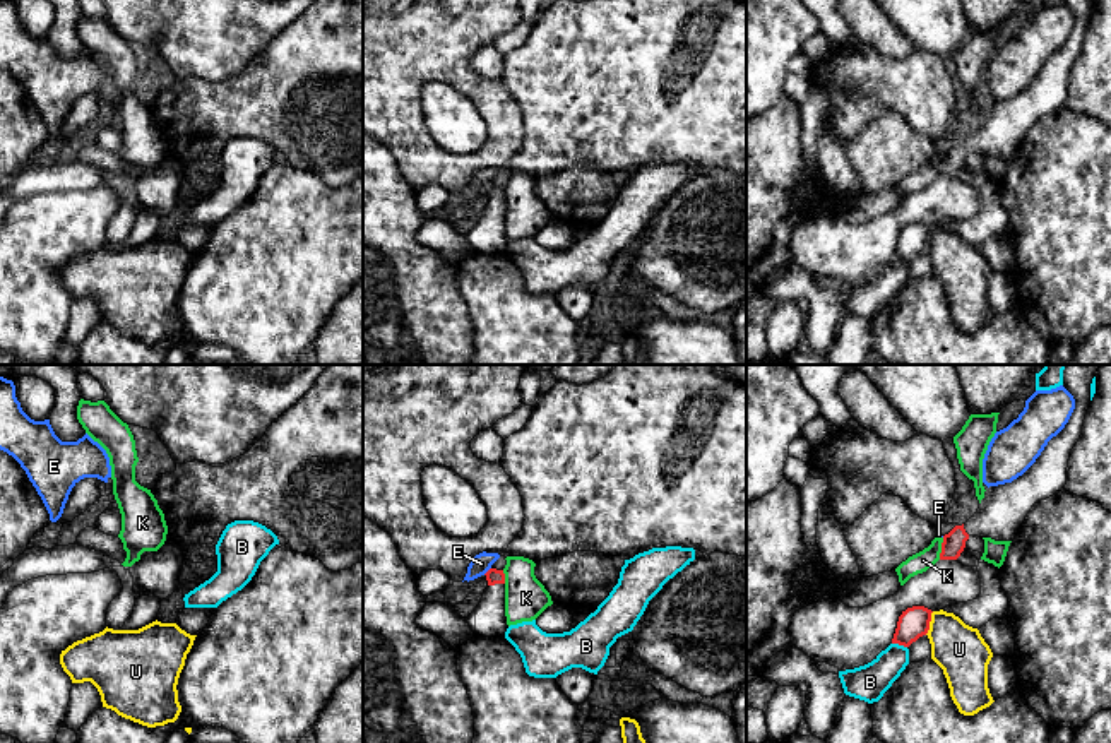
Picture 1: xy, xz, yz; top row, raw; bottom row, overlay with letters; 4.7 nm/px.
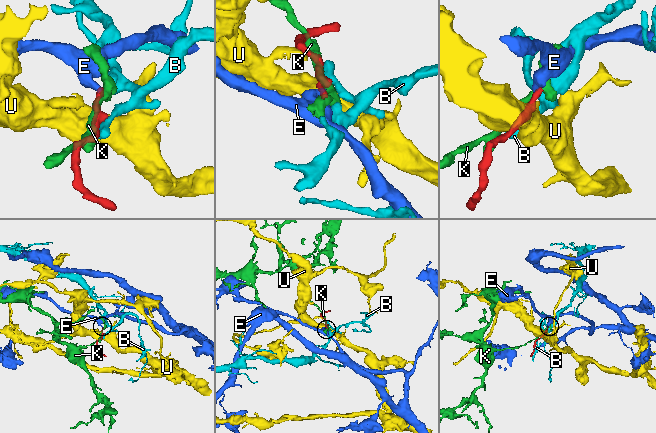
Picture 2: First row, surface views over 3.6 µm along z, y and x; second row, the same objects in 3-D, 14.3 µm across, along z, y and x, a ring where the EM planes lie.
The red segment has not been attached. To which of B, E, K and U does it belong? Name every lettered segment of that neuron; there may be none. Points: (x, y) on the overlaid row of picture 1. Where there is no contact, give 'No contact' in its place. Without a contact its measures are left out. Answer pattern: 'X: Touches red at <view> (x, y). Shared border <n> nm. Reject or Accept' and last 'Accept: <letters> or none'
B: Touches red at yz (899, 644). Shared border 80 nm. Reject
E: Touches red at xz (488, 570). Shared border 50 nm. Reject
K: Touches red at yz (942, 548). Shared border 110 nm. Reject
U: Touches red at yz (928, 624). Shared border 120 nm. Reject
Accept: none

